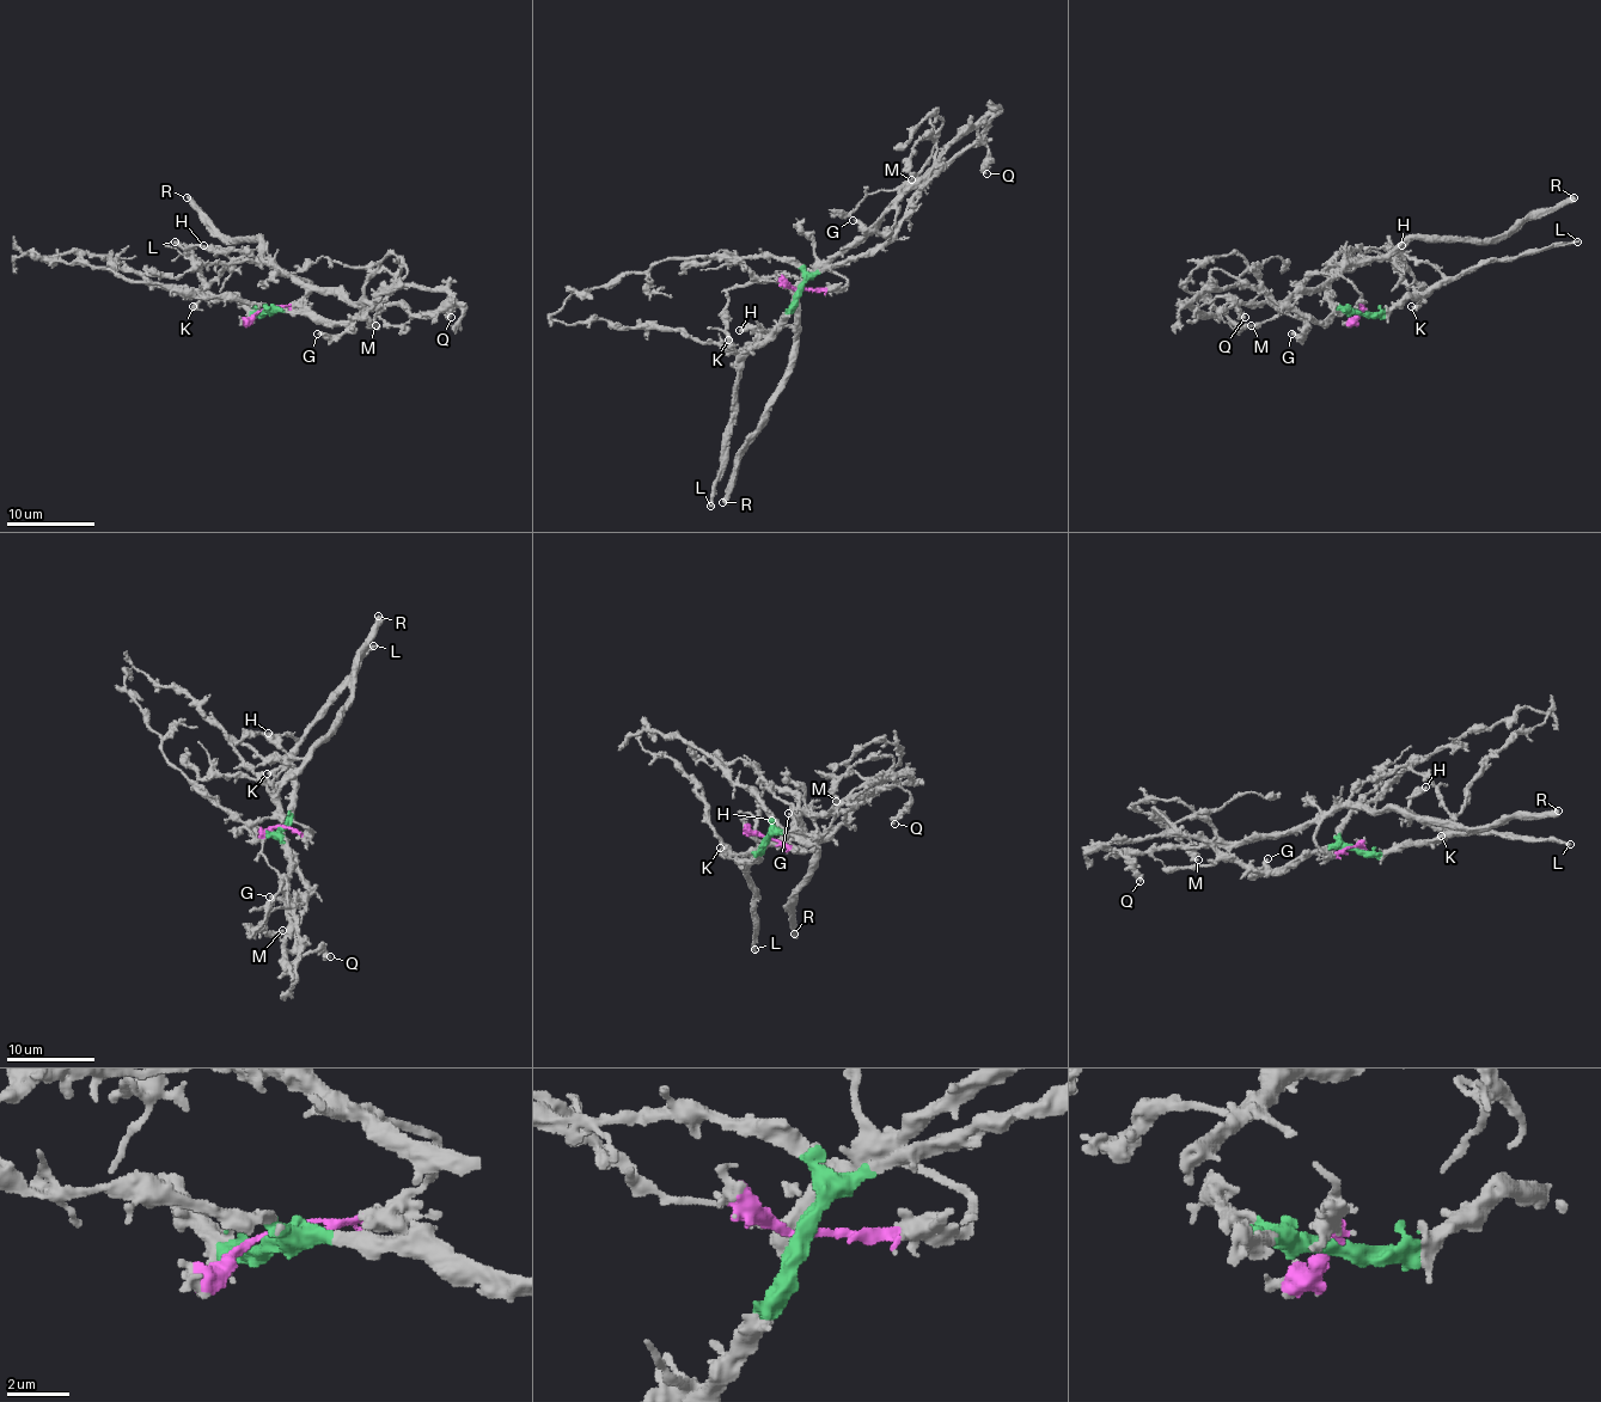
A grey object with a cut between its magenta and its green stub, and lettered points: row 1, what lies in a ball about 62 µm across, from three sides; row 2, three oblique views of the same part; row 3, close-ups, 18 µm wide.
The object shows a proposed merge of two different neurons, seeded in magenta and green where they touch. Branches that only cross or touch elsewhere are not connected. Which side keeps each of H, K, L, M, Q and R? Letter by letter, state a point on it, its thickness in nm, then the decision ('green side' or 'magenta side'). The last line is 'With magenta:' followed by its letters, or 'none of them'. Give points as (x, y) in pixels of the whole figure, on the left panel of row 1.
H: at (203, 245); 420 nm thick; magenta side
K: at (193, 306); 260 nm thick; green side
L: at (175, 242); 260 nm thick; green side
M: at (376, 325); 260 nm thick; green side
Q: at (451, 317); 460 nm thick; magenta side
R: at (187, 197); 480 nm thick; magenta side
With magenta: H, Q, R

